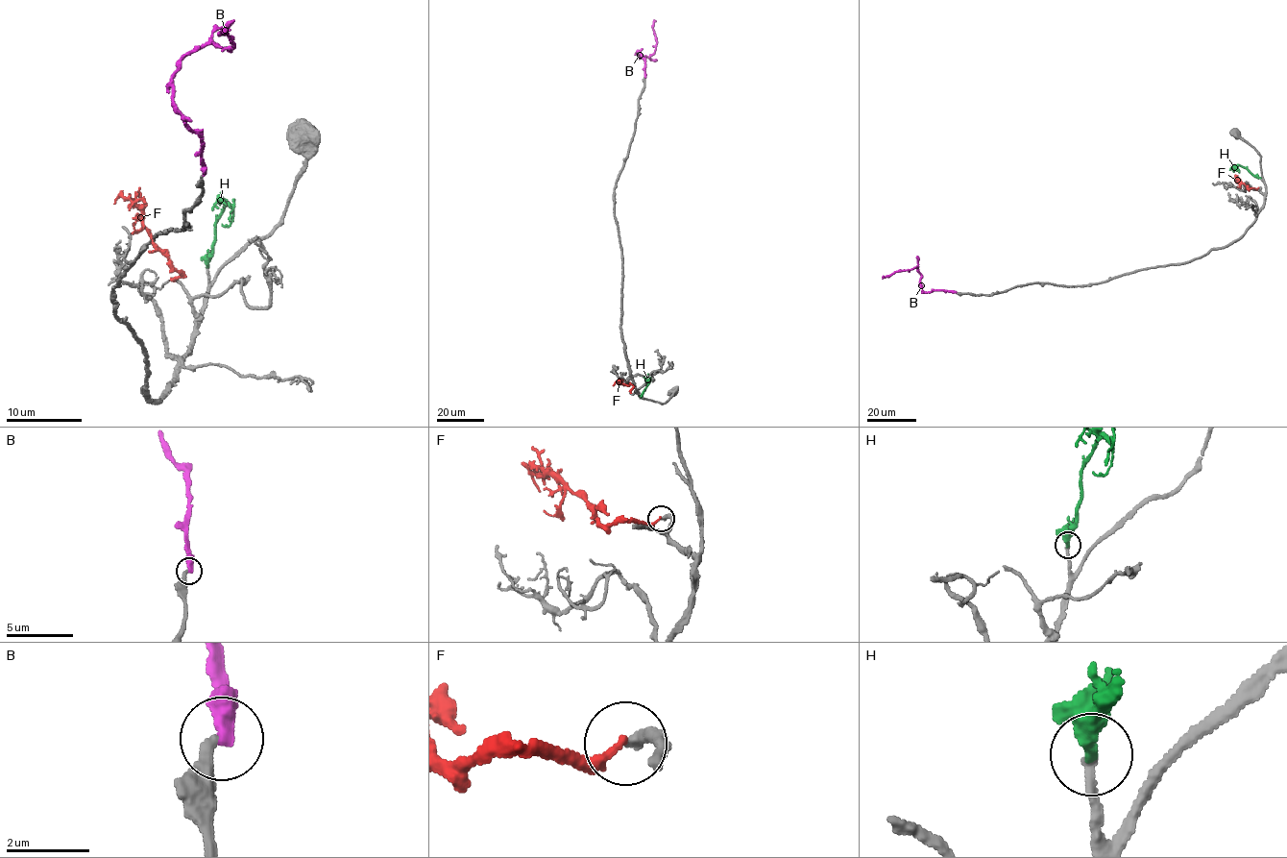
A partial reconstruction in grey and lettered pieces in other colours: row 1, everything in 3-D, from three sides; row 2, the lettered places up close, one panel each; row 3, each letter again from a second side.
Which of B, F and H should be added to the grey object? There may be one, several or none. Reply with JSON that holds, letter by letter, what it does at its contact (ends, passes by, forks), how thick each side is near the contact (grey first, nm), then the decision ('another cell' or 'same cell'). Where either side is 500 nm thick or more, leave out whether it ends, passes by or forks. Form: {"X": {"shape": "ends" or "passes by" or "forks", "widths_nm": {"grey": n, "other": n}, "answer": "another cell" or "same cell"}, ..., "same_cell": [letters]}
{"B": {"shape": "ends", "widths_nm": {"grey": 220, "other": 380}, "answer": "another cell"}, "F": {"shape": "ends", "widths_nm": {"grey": 320, "other": 200}, "answer": "another cell"}, "H": {"shape": "ends", "widths_nm": {"grey": 200, "other": 320}, "answer": "same cell"}, "same_cell": ["H"]}

